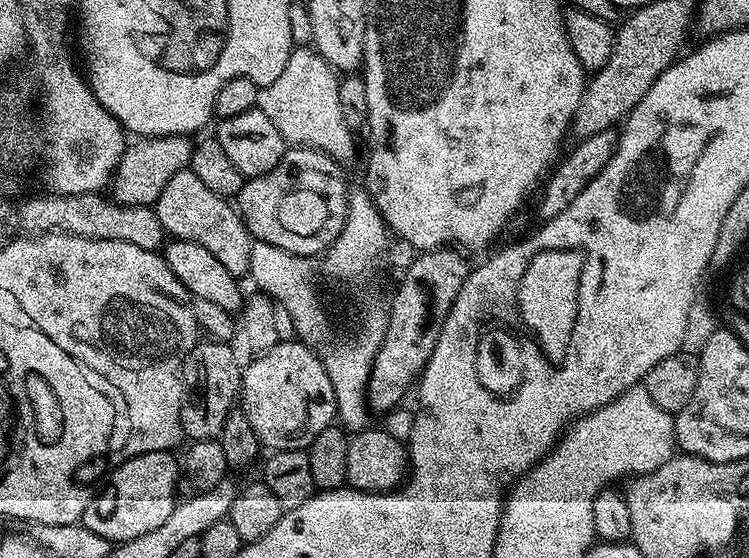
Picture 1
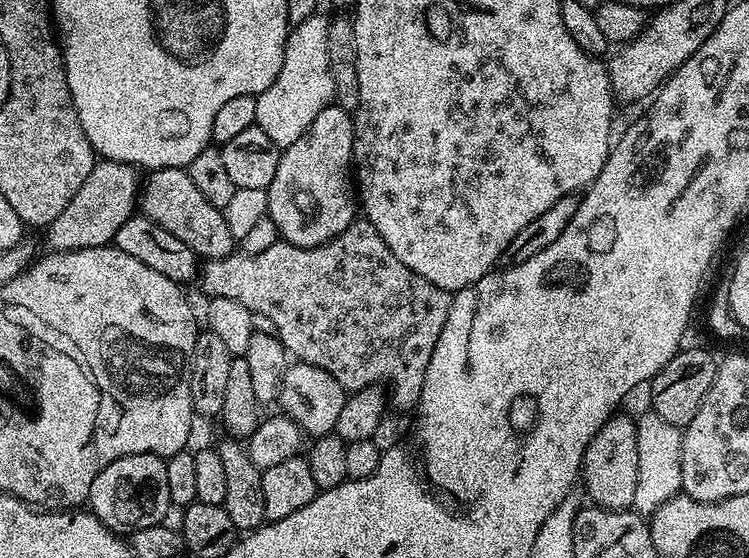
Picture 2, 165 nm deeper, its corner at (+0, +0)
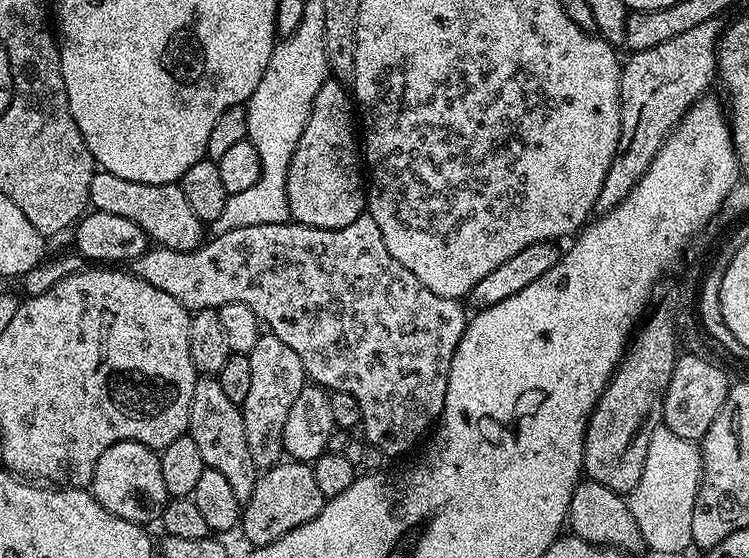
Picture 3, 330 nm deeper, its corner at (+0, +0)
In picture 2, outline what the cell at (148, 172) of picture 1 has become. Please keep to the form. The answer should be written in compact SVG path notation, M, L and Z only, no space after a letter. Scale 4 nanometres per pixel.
M99 159L90 174L62 213L48 225L45 234L51 251L71 252L74 249L101 248L109 245L123 222L135 213L138 206L141 177L128 163Z

